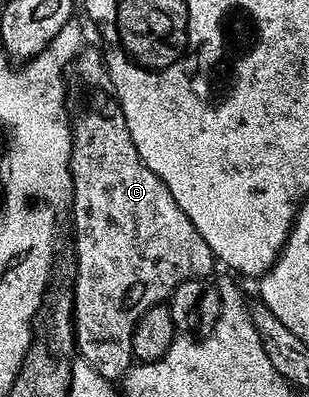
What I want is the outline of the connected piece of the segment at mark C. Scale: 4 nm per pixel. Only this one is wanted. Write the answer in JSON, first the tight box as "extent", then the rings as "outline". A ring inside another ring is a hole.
{"extent":[64,48,216,380],"outline":[[[83,48],[70,61],[64,81],[66,83],[64,93],[66,107],[64,112],[70,118],[70,135],[72,136],[70,175],[72,176],[72,188],[74,189],[72,211],[74,210],[75,226],[75,274],[74,286],[72,285],[74,295],[74,340],[81,361],[88,363],[92,368],[96,368],[96,372],[100,372],[100,376],[111,380],[120,380],[135,361],[134,353],[132,352],[132,332],[136,328],[140,316],[144,316],[144,312],[148,312],[148,308],[165,303],[169,299],[170,293],[174,291],[175,286],[179,286],[184,280],[192,280],[193,278],[209,279],[214,266],[216,267],[216,259],[212,248],[208,248],[204,236],[200,236],[200,232],[196,232],[196,224],[192,224],[192,220],[188,220],[188,216],[184,216],[184,208],[180,208],[180,204],[176,204],[172,192],[168,192],[164,180],[160,180],[160,176],[156,176],[156,172],[152,172],[152,168],[148,168],[148,164],[144,164],[144,160],[140,160],[140,152],[136,152],[136,144],[132,144],[132,136],[128,132],[128,124],[124,120],[122,105],[119,104],[118,98],[114,94],[114,85],[110,79],[110,73],[106,71],[103,51],[98,48],[95,48],[95,50]]]}

